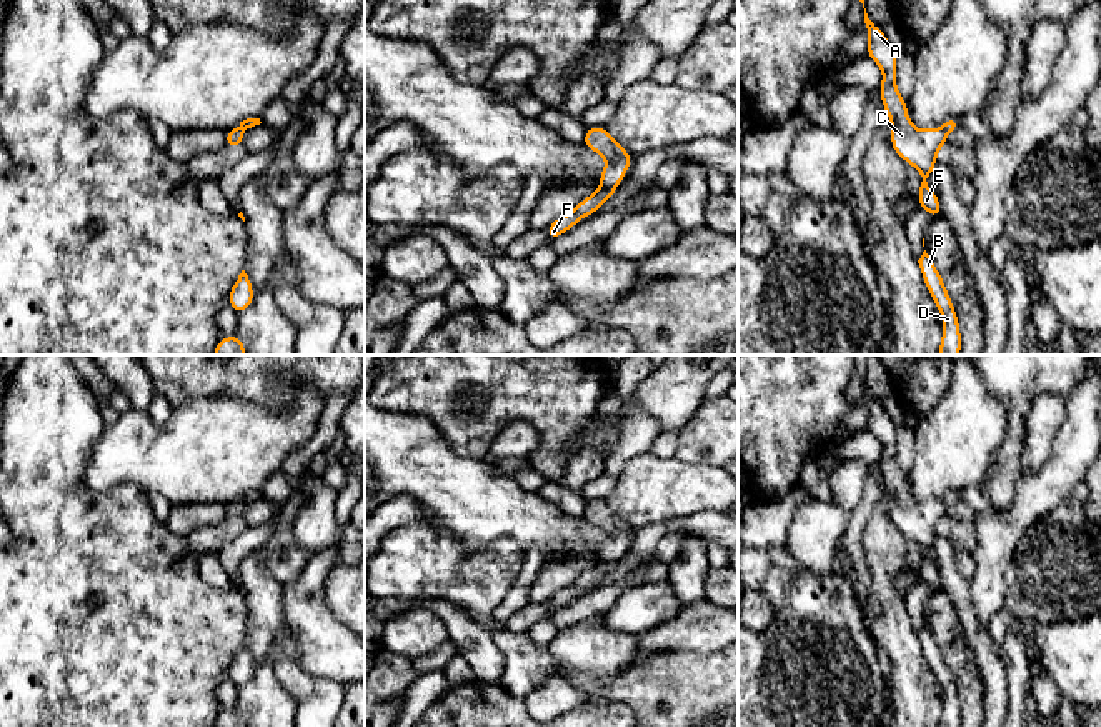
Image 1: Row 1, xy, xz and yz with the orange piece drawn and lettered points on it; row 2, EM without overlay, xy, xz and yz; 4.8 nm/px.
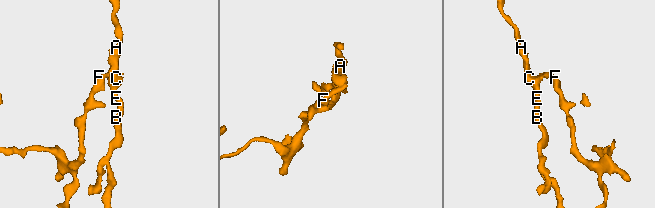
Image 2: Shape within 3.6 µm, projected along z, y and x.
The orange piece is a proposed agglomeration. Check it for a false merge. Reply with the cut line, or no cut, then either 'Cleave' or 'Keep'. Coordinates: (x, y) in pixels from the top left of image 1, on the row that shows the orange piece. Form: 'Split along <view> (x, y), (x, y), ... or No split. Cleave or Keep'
Split along xz (600, 185), (615, 187). Cleave

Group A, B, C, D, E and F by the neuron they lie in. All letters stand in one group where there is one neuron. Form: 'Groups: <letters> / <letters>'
Groups: A B C D E / F

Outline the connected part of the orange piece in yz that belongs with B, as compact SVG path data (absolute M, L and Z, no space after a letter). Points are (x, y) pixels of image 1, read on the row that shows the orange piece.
M926 250L923 252L918 263L921 268L924 285L929 290L936 308L943 315L943 337L938 355L959 355L961 332L959 332L958 313L953 307L951 297L948 295L941 273L934 267Z

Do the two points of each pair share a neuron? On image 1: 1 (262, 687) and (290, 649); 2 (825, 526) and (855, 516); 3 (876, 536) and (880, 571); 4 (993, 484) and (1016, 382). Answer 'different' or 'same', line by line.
1: same
2: different
3: same
4: same

